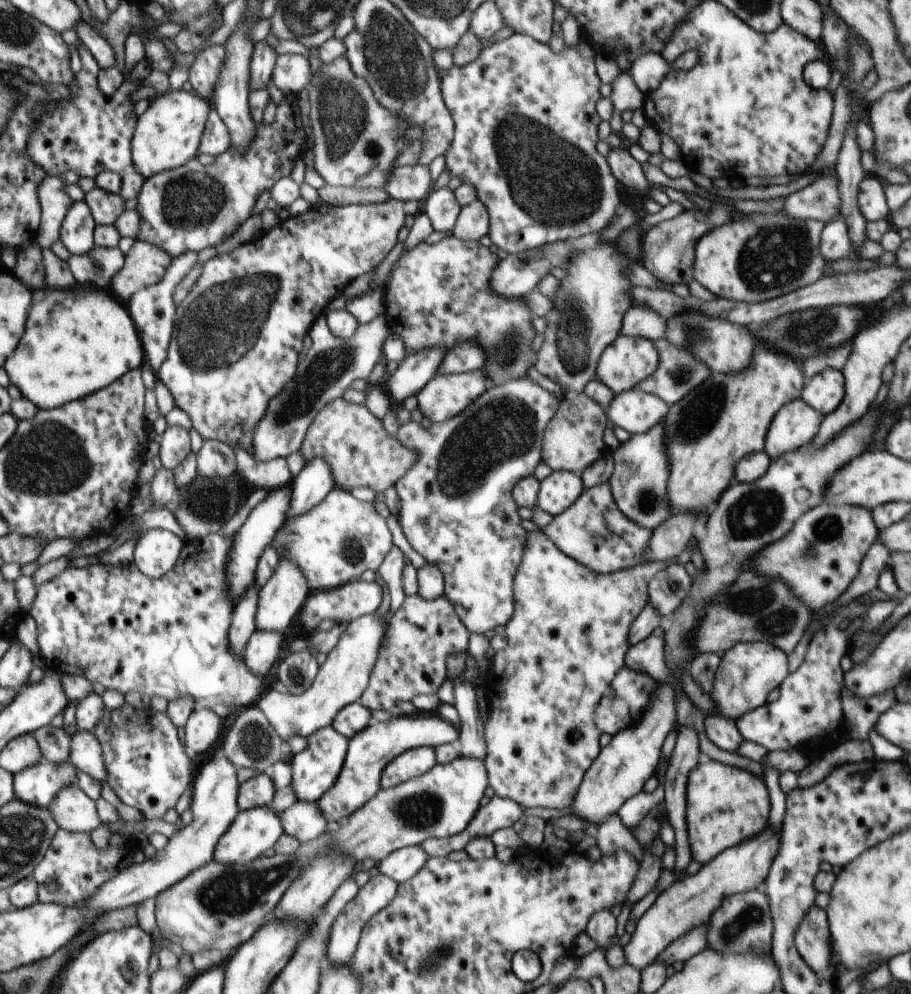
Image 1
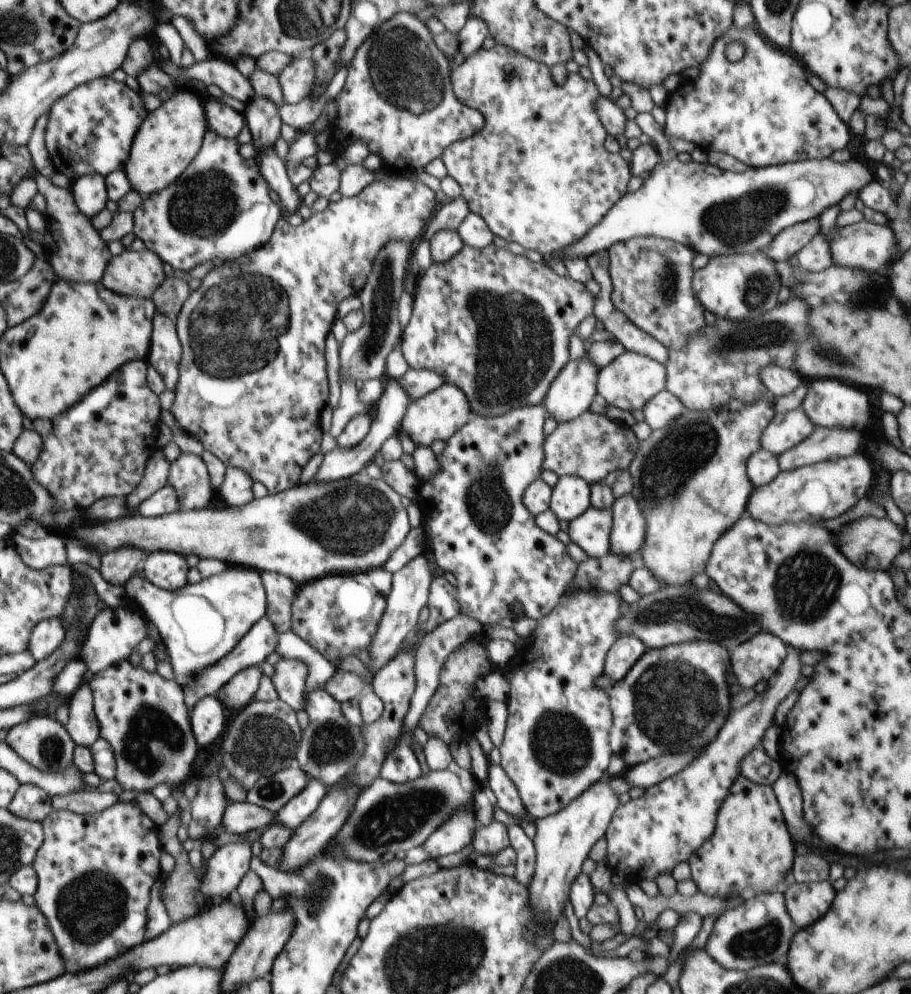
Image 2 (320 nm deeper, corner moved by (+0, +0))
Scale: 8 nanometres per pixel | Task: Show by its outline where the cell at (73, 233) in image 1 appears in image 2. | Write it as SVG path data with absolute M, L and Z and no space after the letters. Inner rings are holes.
M100 173L83 174L76 181L72 181L72 187L78 208L91 219L98 211L101 211L108 202L105 176Z

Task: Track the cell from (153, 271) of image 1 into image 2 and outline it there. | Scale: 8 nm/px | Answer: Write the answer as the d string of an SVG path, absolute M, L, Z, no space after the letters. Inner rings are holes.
M126 249L122 254L113 255L108 266L105 268L101 283L112 292L120 293L129 297L150 299L154 291L166 278L163 269L163 260L148 249L132 251Z

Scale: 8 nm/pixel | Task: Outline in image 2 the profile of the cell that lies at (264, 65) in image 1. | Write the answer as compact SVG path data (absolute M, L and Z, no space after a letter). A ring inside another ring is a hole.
M254 96L246 105L247 108L243 114L253 136L251 143L255 146L255 150L258 153L266 149L274 150L274 144L280 138L280 126L282 126L279 107L270 99L258 96Z

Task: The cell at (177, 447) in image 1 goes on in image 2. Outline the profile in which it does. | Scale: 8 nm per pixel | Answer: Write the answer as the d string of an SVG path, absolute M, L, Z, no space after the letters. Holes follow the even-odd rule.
M180 453L180 456L174 462L170 463L167 479L167 484L176 493L180 509L186 509L187 511L203 509L212 505L217 498L217 492L210 483L208 470L201 456L192 453Z

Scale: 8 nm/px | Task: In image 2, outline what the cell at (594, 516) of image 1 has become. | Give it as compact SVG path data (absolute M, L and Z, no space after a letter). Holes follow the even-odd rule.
M588 508L569 522L568 534L589 557L599 559L610 554L610 533L613 512L610 509Z

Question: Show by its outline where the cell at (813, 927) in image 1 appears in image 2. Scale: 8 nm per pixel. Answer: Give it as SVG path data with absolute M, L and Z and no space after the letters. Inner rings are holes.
M830 880L811 883L794 882L783 890L790 918L797 928L804 928L816 922L818 918L822 918L836 896Z

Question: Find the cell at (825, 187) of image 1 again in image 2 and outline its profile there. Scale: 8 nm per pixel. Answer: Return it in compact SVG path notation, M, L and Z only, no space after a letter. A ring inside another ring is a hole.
M819 218L785 228L779 232L765 251L775 261L790 262L812 238L819 234Z

